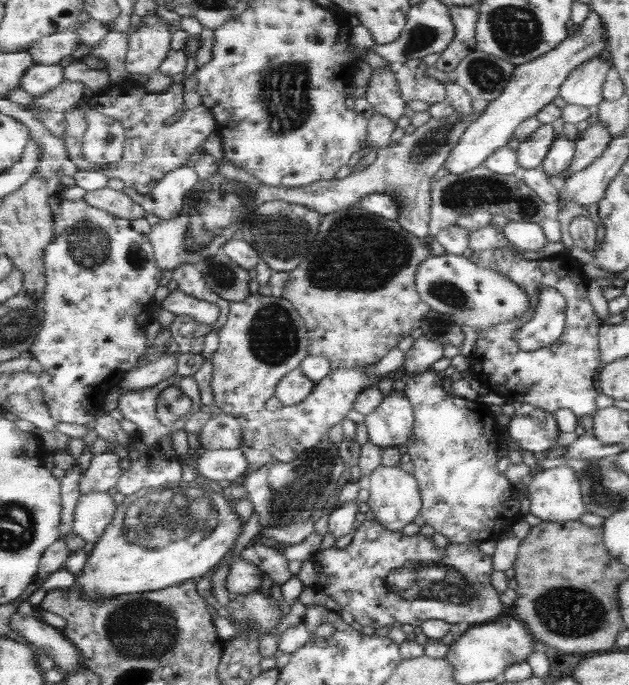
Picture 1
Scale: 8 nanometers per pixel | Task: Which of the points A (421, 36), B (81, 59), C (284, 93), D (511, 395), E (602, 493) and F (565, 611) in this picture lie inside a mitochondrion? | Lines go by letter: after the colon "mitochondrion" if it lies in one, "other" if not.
A: mitochondrion
B: other
C: mitochondrion
D: other
E: mitochondrion
F: mitochondrion

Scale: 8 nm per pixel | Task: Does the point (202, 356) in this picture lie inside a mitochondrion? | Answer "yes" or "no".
no

